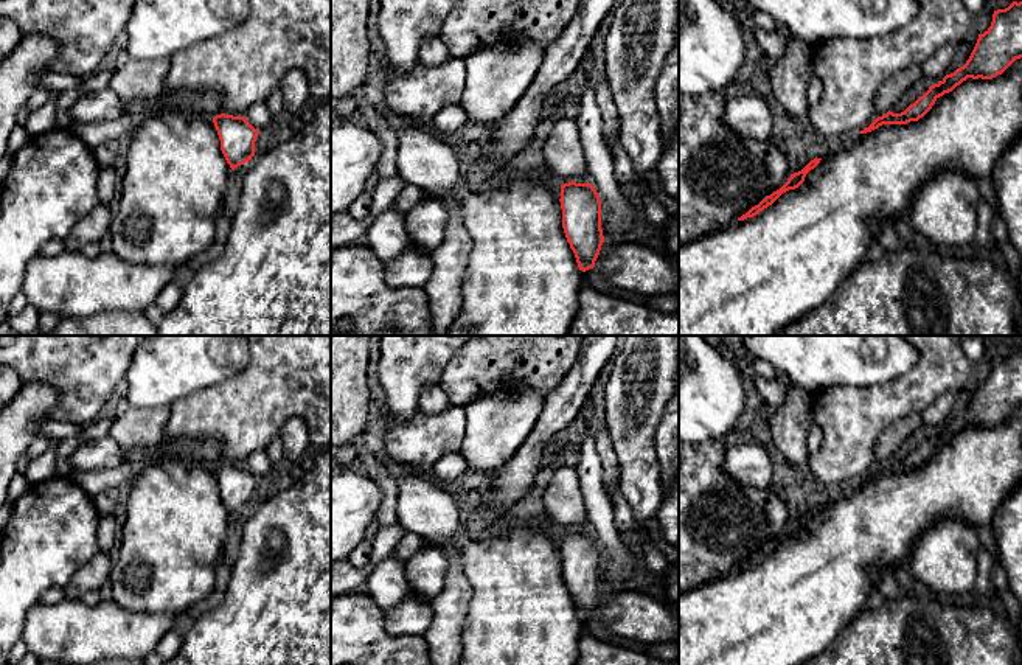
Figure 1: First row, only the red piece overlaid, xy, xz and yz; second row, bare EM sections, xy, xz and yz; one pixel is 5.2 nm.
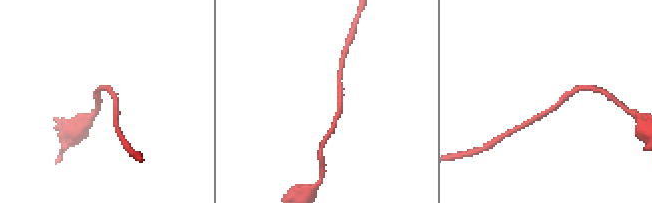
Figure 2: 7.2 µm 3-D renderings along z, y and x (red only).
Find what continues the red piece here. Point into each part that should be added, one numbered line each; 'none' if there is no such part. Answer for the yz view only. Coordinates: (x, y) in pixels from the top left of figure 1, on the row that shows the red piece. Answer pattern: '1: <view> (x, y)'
none

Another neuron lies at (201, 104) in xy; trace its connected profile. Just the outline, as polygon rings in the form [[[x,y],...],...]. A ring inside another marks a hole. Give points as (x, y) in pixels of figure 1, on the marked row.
[[[196,93],[193,96],[162,95],[151,101],[151,110],[180,110],[189,112],[203,118],[214,118],[217,115],[216,101],[207,93]]]

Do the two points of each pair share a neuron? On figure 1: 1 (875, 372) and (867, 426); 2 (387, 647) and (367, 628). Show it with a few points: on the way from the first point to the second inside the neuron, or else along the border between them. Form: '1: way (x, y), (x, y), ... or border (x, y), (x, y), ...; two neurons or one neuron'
1: border (907, 370), (881, 384), (859, 387), (836, 384); two neurons
2: way (382, 644), (371, 633); one neuron

